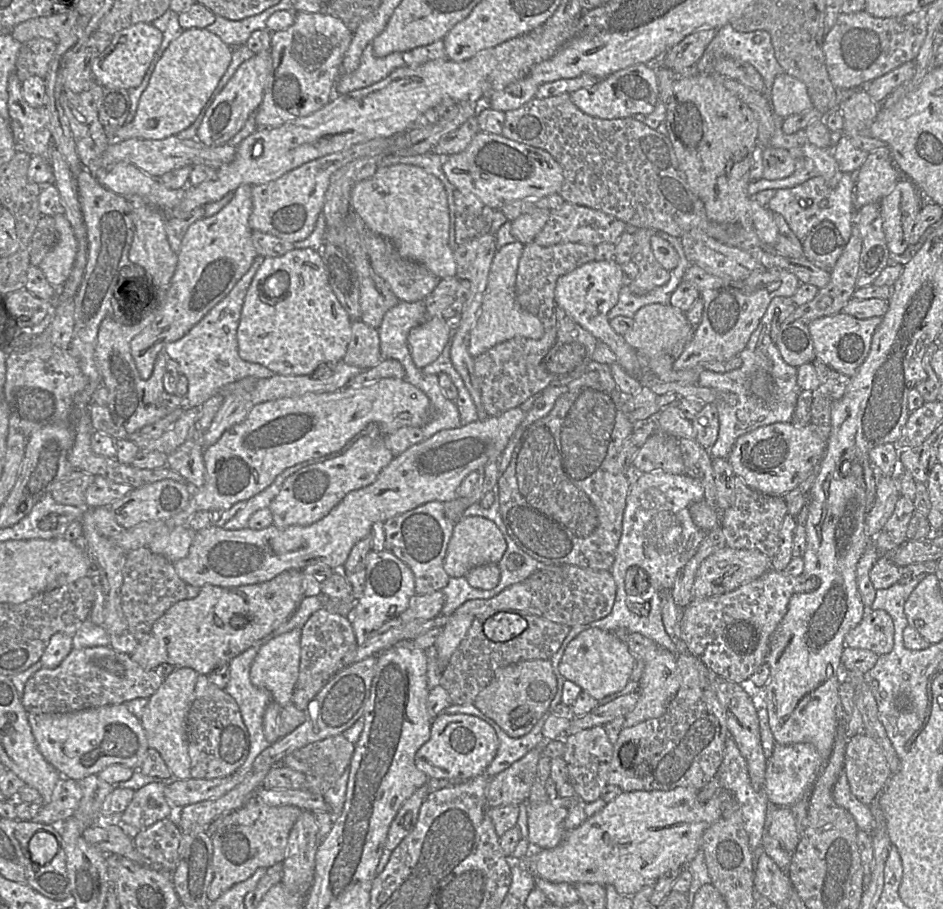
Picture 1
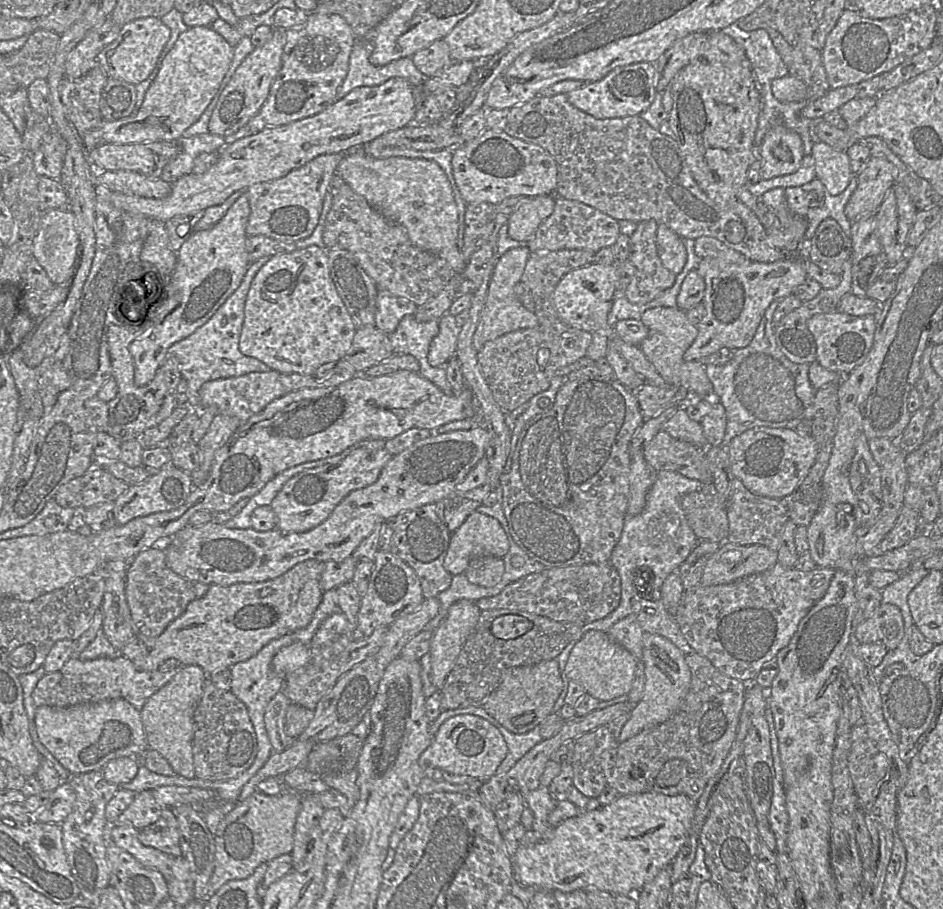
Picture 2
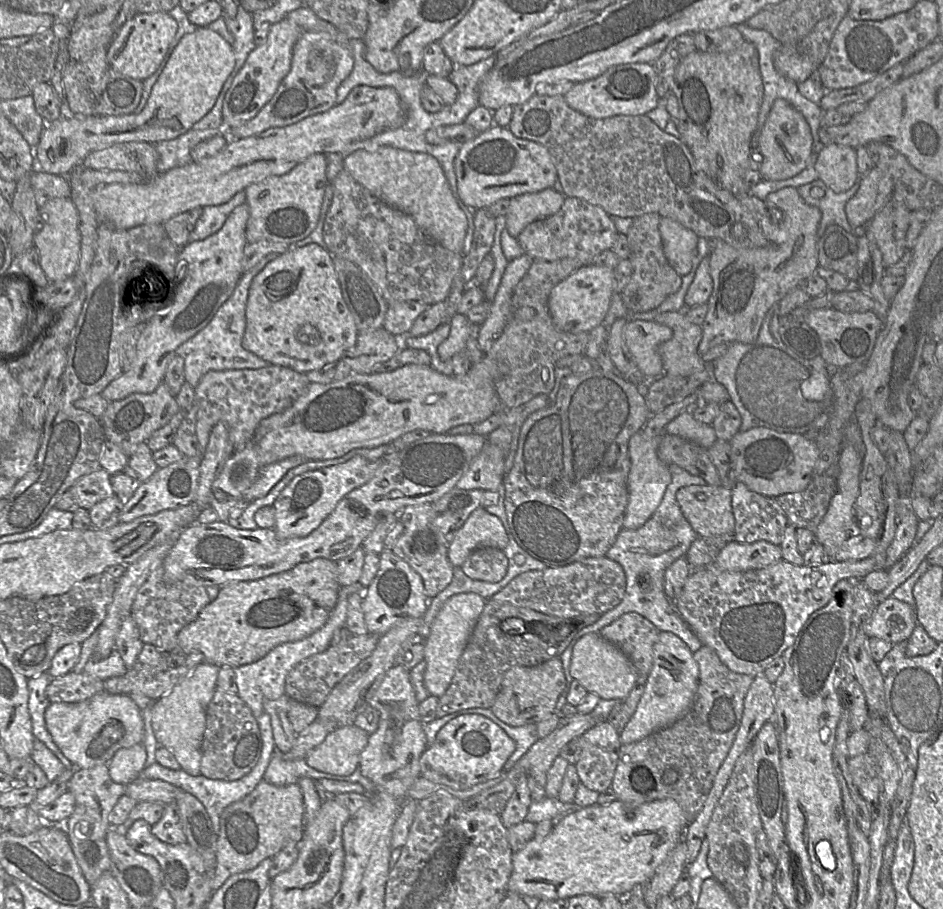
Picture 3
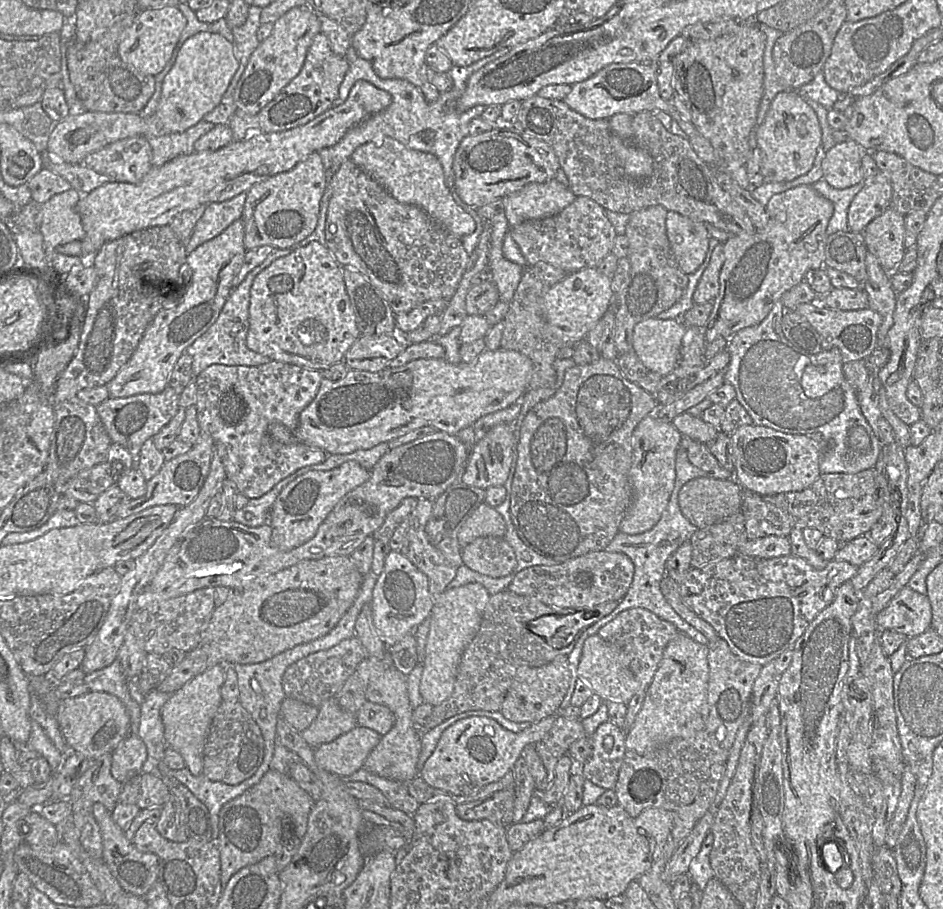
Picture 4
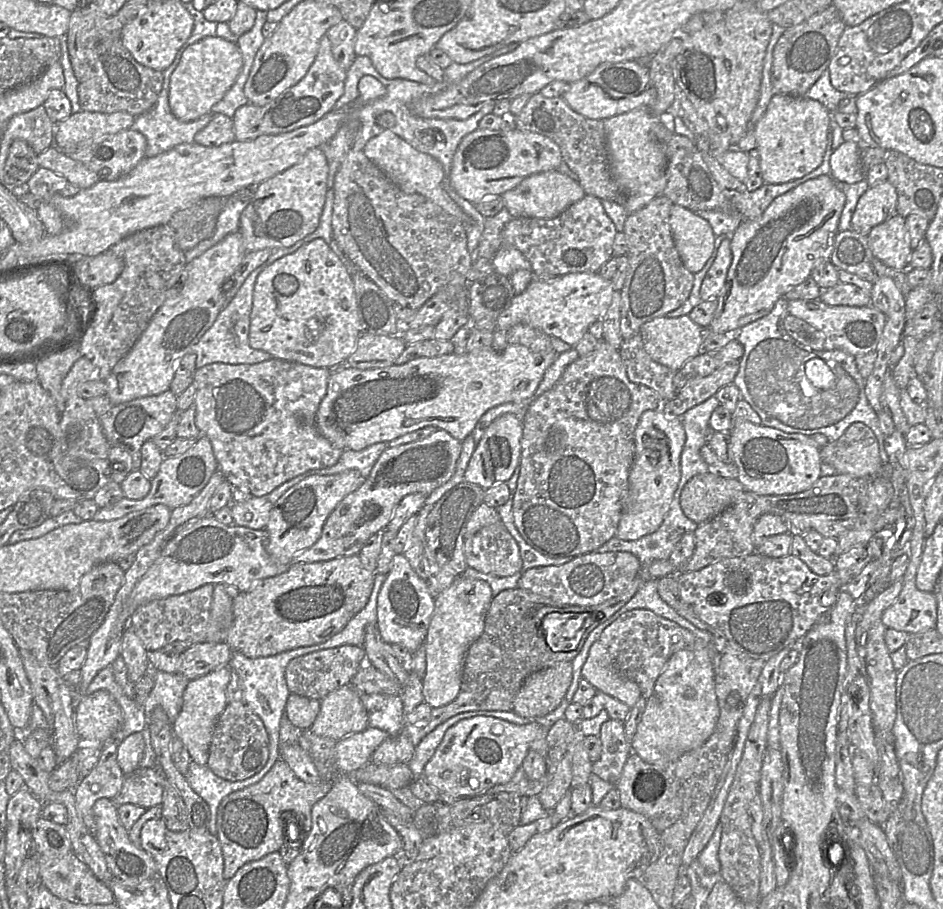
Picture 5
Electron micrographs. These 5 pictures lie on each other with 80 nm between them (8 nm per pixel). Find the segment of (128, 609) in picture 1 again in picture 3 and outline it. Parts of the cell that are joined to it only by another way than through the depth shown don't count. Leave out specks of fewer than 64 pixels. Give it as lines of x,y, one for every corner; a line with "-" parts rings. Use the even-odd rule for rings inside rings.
160,566
150,573
139,588
133,601
131,616
137,626
143,644
155,646
163,654
178,648
178,634
188,624
194,622
200,612
211,602
206,587
192,586
165,576

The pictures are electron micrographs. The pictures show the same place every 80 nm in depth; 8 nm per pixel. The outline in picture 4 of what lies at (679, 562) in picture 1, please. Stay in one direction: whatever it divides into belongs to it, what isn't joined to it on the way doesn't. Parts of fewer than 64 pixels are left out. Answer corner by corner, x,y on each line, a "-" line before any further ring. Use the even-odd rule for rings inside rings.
679,446
676,455
676,479
673,491
671,493
668,505
661,515
657,524
650,530
630,535
623,532
618,532
604,551
611,553
623,553
628,556
634,564
634,575
632,583
626,595
620,600
617,607
607,616
600,619
593,625
589,626
578,639
575,647
567,656
571,678
567,693
561,702
558,713
571,705
570,700
575,690
575,685
578,679
577,669
581,660
583,644
587,638
592,635
598,634
599,630
606,624
611,622
621,612
632,608
643,608
654,613
659,618
672,623
679,631
690,637
695,642
707,645
707,639
698,630
683,620
669,605
664,598
661,591
661,581
666,575
666,562
672,553
684,542
689,541
692,535
696,532
697,527
689,522
689,520
682,514
678,504
678,495
684,484
692,479
705,476
704,471
694,466
688,459
687,452
684,448

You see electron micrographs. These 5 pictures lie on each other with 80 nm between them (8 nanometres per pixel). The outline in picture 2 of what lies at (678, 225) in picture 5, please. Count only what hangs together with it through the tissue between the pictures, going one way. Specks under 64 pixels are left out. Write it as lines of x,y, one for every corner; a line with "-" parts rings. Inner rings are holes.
659,224
656,233
658,255
663,265
674,274
680,273
687,262
684,239
664,224

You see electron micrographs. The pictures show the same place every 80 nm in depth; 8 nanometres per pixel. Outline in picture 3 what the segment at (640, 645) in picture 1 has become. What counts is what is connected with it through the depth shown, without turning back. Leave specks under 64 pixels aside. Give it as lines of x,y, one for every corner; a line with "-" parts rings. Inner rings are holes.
660,632
653,647
653,666
637,709
620,733
622,745
638,742
682,719
691,710
699,685
699,667
694,655
678,636

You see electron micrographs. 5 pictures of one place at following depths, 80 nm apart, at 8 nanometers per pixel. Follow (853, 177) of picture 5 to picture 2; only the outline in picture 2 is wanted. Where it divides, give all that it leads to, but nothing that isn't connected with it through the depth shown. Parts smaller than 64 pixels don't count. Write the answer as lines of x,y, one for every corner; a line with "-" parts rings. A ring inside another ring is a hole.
823,142
813,144
812,153
815,160
816,178
833,196
841,194
849,185
854,175
850,159
845,151
838,151

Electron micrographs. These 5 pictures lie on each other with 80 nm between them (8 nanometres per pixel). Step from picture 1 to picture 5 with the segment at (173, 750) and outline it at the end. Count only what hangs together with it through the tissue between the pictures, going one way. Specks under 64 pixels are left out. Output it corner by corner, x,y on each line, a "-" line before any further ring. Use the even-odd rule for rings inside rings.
223,666
205,676
191,680
183,694
181,711
173,722
174,736
183,742
192,761
200,766
207,764
214,728
228,704
226,688
230,678
229,666

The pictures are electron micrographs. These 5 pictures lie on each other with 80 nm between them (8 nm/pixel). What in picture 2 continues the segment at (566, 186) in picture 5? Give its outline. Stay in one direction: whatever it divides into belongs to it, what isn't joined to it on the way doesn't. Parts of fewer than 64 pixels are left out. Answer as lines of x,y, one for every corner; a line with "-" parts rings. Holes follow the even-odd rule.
553,194
529,198
508,216
509,236
526,244
539,225
553,213
555,204

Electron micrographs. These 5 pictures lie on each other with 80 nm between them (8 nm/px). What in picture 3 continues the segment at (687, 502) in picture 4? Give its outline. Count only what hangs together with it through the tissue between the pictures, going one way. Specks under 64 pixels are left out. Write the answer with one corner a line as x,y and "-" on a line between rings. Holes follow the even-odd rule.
708,484
685,486
677,491
676,500
698,536
733,536
735,518
731,488

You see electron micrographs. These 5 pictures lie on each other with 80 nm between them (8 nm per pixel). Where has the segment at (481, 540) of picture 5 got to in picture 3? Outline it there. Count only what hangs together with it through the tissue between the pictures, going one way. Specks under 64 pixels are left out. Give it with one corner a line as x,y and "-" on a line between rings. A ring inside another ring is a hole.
488,546
479,547
467,557
462,570
474,580
497,583
508,571
508,558
504,550

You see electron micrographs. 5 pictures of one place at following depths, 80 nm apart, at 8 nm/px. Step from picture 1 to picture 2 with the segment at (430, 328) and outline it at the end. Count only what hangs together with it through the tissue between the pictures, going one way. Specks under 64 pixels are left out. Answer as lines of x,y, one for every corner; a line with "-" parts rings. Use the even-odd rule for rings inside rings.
447,313
439,319
439,332
432,340
428,362
433,367
444,367
445,364
455,357
457,339
461,327
455,321
455,316

